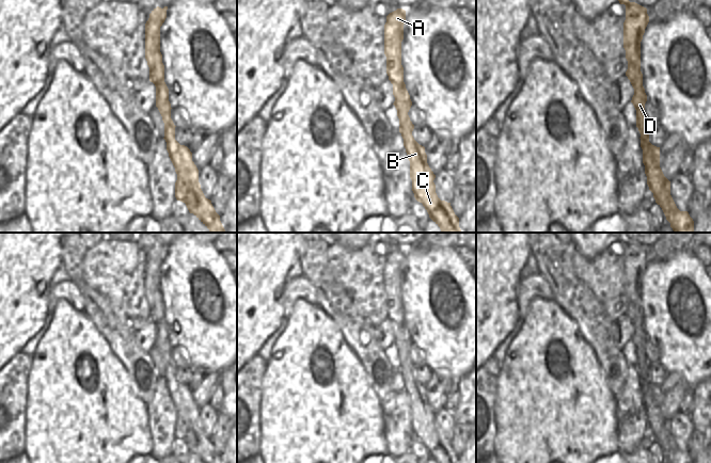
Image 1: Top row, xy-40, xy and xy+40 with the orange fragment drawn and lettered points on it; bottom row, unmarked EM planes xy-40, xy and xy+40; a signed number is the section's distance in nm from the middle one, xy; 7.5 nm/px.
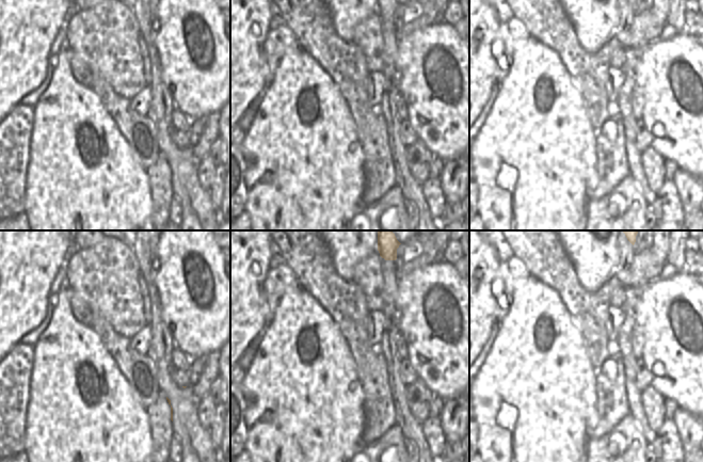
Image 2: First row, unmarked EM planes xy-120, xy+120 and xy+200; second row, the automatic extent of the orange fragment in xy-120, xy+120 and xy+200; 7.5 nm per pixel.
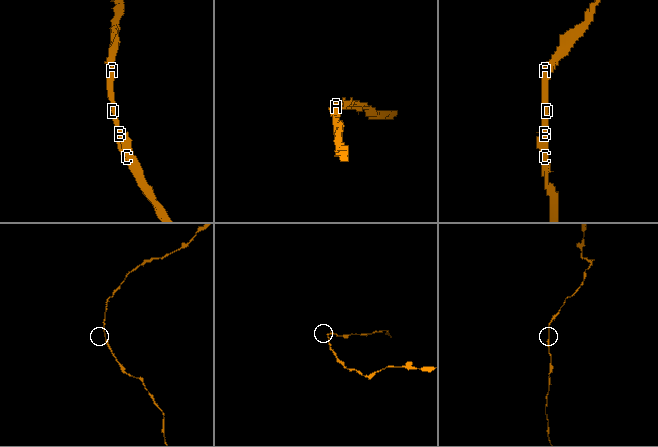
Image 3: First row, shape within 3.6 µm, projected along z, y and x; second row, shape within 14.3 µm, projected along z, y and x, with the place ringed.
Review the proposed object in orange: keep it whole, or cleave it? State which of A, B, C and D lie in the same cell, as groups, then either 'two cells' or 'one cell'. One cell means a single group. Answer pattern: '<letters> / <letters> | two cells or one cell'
A B C D | one cell

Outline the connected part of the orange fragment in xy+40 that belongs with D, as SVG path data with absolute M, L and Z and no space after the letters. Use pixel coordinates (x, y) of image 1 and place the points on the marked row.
M618 0L626 5L626 20L623 22L623 48L628 61L626 76L630 80L634 95L631 102L636 110L636 127L641 133L643 163L647 176L647 185L653 193L655 203L662 208L666 220L675 233L694 233L694 221L688 211L680 211L672 195L670 181L664 176L660 167L660 147L649 142L649 123L645 116L647 95L643 86L641 71L641 42L649 22L647 9L629 0Z

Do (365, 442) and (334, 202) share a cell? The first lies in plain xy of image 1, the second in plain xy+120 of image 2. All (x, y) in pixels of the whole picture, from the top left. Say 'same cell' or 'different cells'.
same cell

